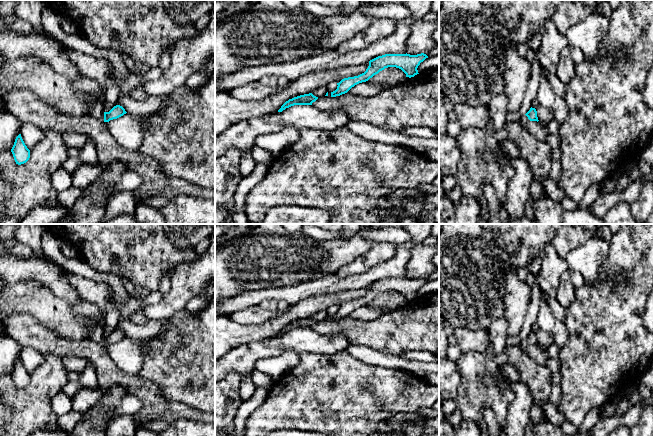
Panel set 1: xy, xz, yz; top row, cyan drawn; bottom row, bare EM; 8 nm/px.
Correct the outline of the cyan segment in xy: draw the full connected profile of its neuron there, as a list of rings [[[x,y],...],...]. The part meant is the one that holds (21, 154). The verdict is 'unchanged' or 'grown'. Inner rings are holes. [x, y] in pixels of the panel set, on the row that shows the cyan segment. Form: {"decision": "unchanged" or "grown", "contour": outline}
{"decision": "unchanged", "contour": [[[19,134],[11,149],[16,164],[21,165],[26,163],[30,158],[30,150],[25,145],[21,134]]]}

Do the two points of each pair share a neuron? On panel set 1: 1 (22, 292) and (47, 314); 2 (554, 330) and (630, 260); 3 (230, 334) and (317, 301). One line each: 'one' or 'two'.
1: one
2: two
3: one

